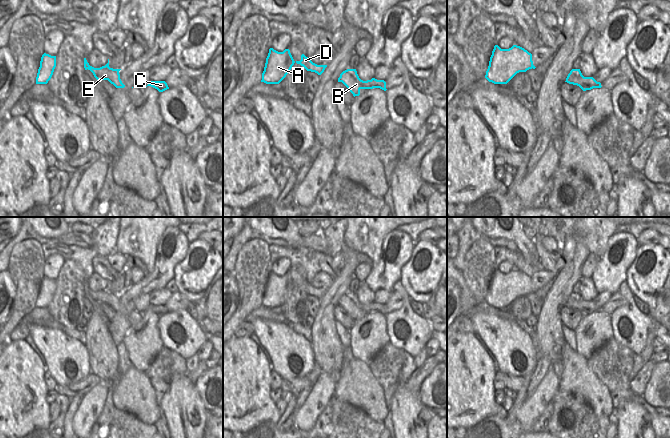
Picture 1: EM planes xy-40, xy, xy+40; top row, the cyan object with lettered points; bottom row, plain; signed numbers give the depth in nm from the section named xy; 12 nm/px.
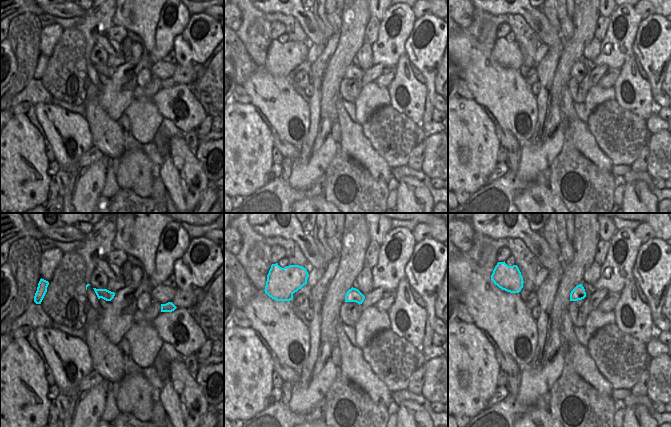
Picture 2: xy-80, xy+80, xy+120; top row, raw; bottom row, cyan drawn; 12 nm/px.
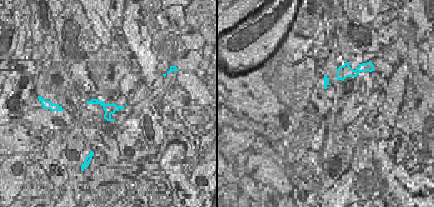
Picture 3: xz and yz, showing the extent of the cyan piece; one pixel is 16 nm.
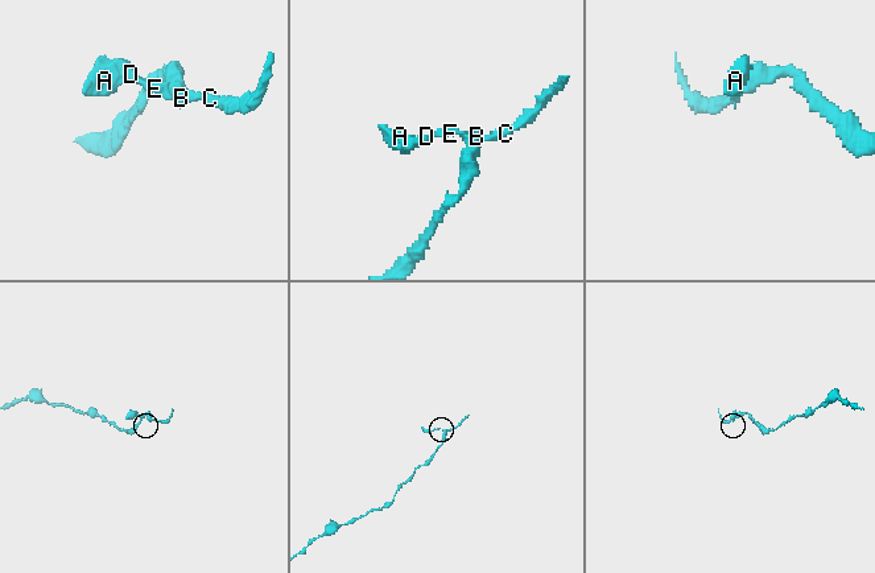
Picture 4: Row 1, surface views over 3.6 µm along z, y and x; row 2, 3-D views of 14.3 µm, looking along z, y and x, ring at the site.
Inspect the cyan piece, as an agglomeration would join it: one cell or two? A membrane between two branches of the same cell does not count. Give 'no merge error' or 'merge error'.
merge error

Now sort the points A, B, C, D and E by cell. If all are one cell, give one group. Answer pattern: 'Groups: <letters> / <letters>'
Groups: A D E / B C

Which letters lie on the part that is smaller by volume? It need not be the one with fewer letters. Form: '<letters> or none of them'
A, D, E

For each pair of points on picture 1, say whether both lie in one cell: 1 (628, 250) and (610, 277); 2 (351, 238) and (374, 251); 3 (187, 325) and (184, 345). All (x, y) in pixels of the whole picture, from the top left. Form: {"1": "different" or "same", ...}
{"1": "same", "2": "same", "3": "same"}

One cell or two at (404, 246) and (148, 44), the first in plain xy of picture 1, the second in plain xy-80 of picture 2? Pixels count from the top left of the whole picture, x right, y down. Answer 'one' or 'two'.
two

